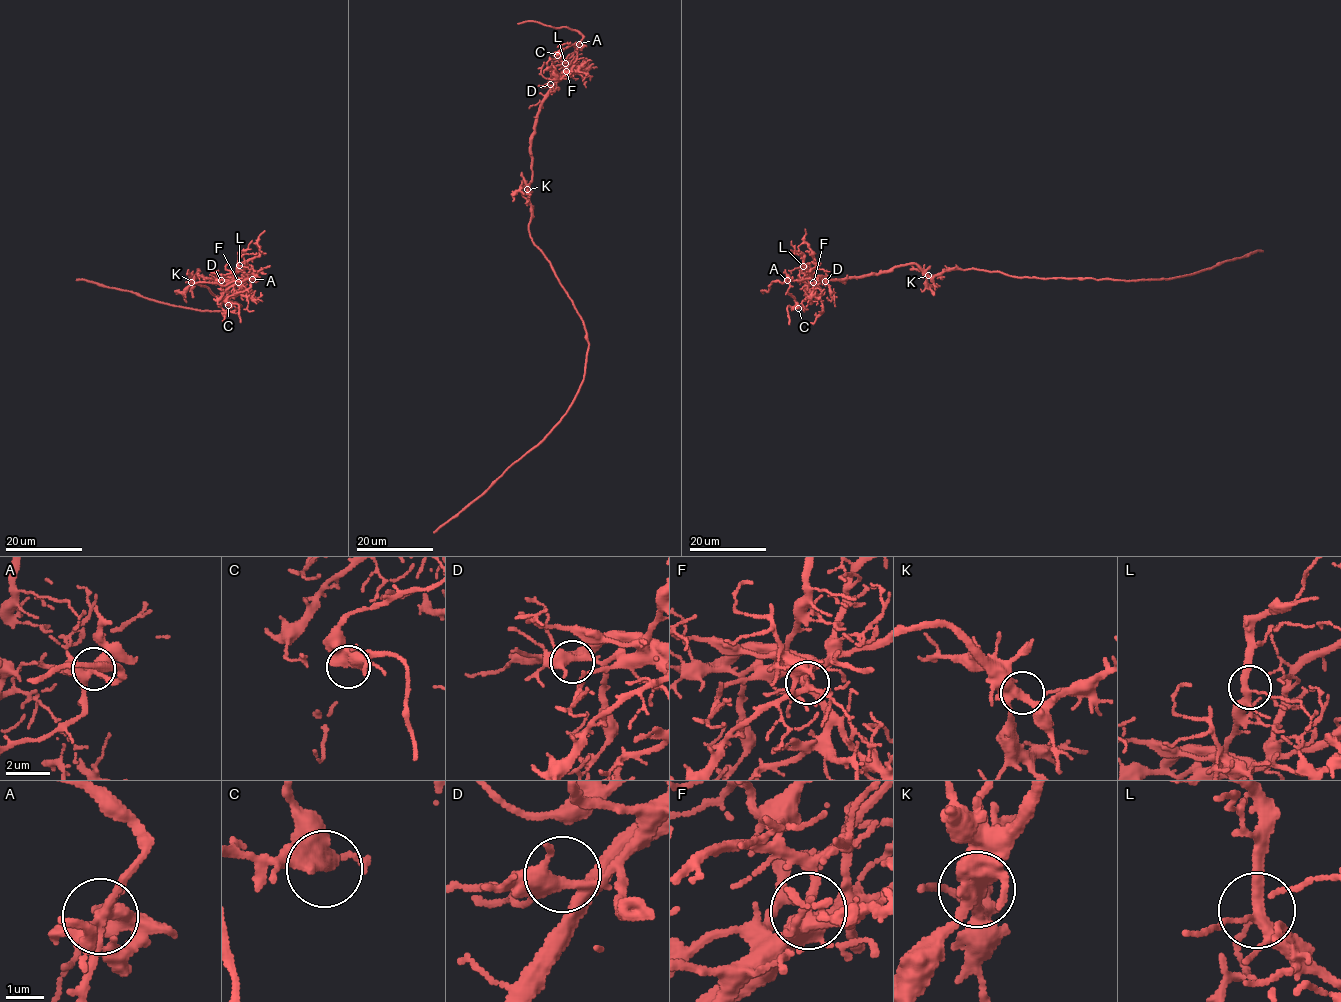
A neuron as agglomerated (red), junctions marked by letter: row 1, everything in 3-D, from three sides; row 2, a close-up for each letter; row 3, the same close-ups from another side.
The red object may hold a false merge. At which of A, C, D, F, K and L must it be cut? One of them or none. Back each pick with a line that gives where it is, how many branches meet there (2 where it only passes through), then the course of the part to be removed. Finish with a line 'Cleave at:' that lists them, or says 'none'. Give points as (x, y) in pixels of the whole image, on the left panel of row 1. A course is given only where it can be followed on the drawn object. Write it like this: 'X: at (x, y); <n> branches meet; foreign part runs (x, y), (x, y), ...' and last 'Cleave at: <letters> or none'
A: at (252, 279); 6 branches meet; foreign part runs (252, 279), (246, 290), (229, 296), (230, 303), (239, 306), (241, 322)
Cleave at: A

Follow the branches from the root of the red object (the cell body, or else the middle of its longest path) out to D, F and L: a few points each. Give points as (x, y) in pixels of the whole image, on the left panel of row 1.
D: (212, 292), (190, 280), (194, 278), (191, 284), (198, 269), (200, 276), (221, 280)
F: (212, 292), (190, 280), (194, 278), (191, 284), (198, 269), (198, 275), (205, 278), (238, 282)
L: (212, 292), (190, 280), (194, 278), (191, 284), (198, 269), (200, 276), (214, 280), (233, 277), (239, 265)

